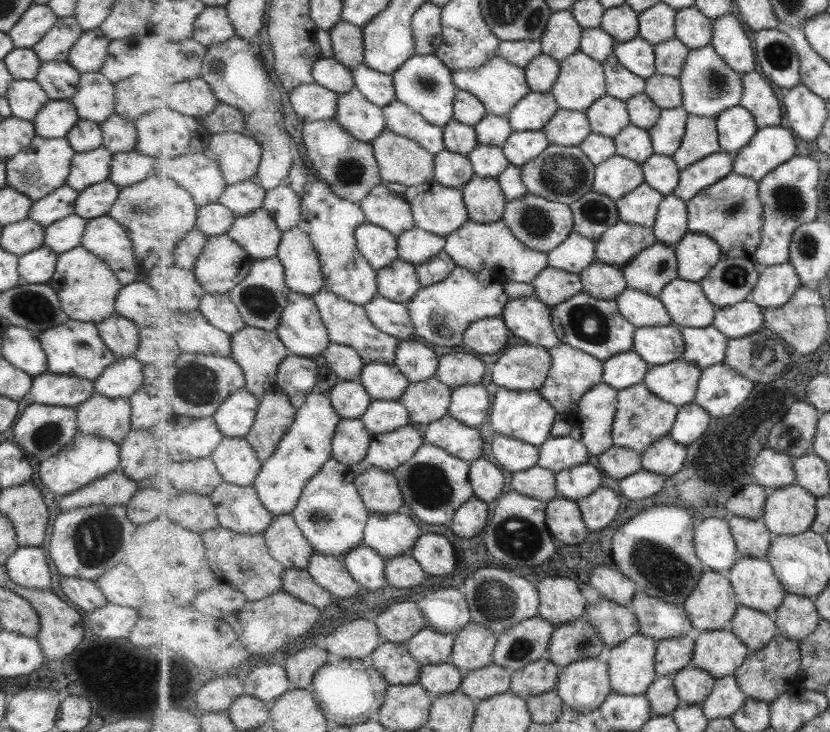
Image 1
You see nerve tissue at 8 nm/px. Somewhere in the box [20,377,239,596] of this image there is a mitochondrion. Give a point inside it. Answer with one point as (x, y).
(97, 540)

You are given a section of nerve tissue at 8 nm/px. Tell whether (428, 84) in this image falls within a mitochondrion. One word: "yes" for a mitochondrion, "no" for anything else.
yes

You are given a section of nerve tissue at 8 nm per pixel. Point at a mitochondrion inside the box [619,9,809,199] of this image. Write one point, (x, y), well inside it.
(716, 81)

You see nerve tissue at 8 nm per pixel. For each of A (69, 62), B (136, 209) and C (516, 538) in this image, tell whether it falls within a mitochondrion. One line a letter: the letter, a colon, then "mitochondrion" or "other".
A: other
B: mitochondrion
C: mitochondrion

